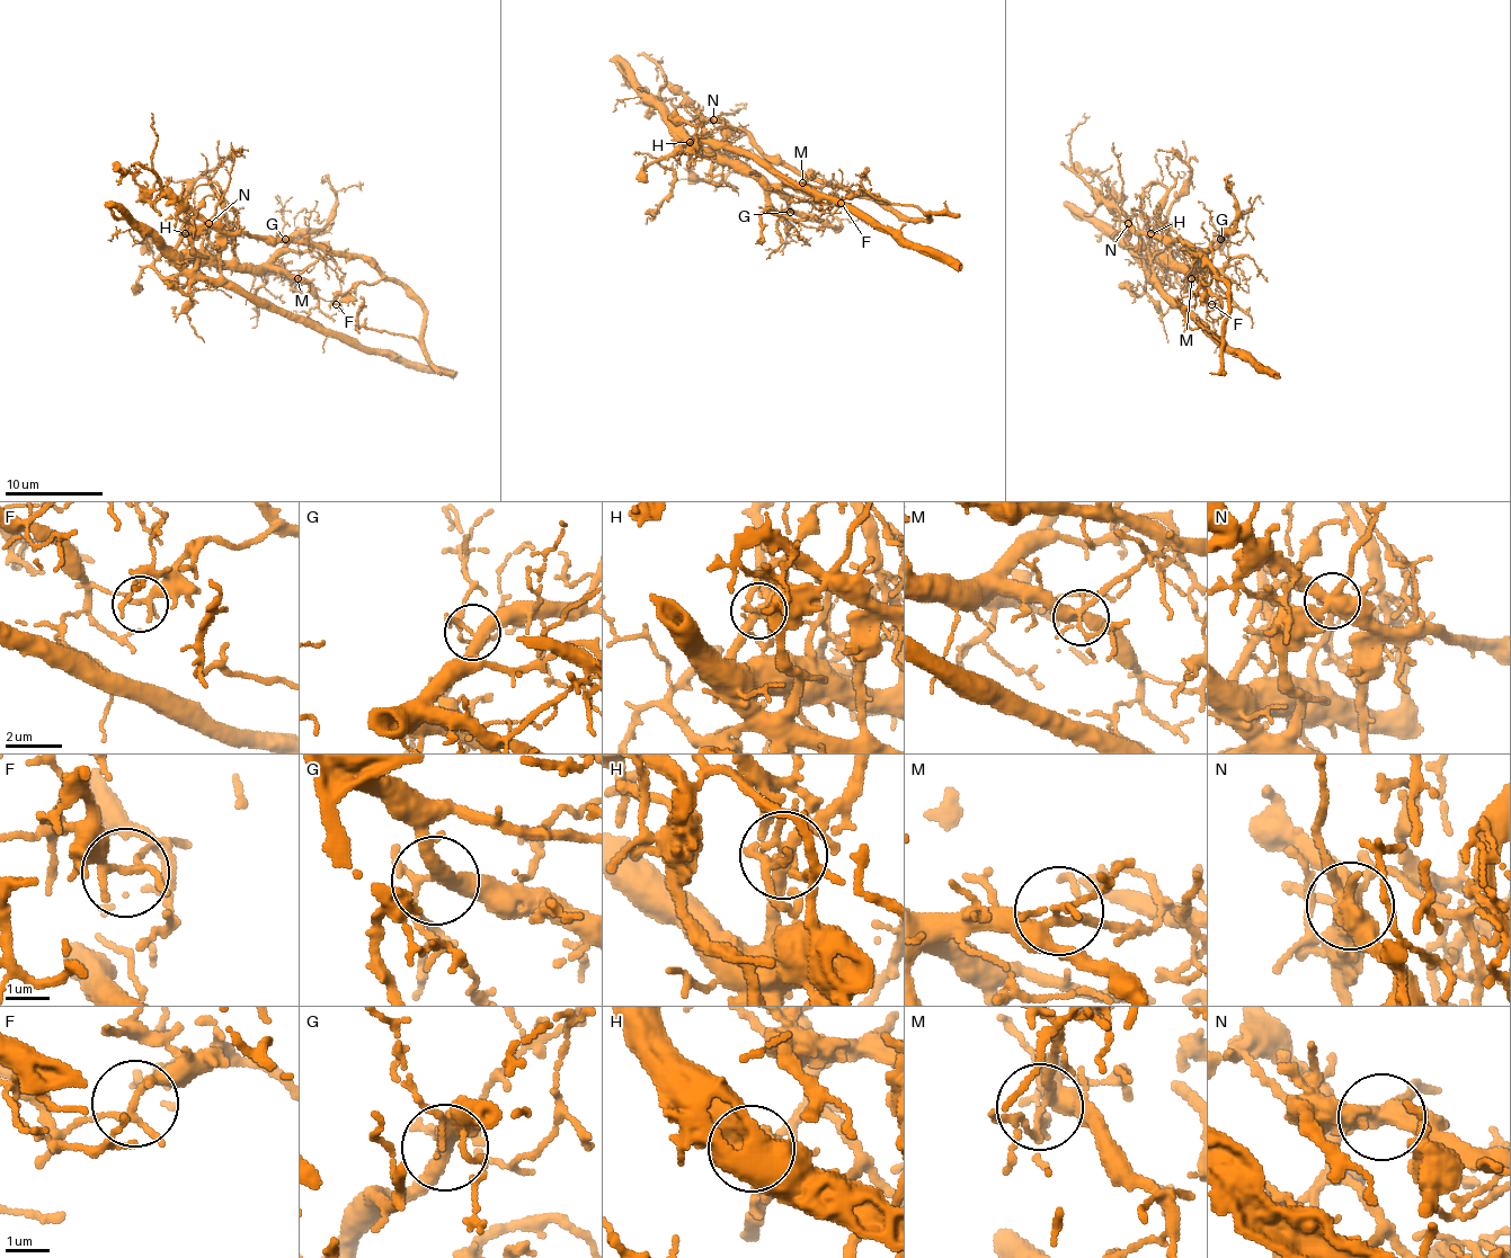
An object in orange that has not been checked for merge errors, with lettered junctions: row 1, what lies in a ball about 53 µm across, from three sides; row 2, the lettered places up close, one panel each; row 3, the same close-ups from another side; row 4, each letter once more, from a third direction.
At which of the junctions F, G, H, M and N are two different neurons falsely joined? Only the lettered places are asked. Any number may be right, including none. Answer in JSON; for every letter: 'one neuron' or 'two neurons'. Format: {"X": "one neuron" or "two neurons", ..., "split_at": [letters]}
{"F": "two neurons", "G": "one neuron", "H": "two neurons", "M": "one neuron", "N": "two neurons", "split_at": ["F", "H", "N"]}

